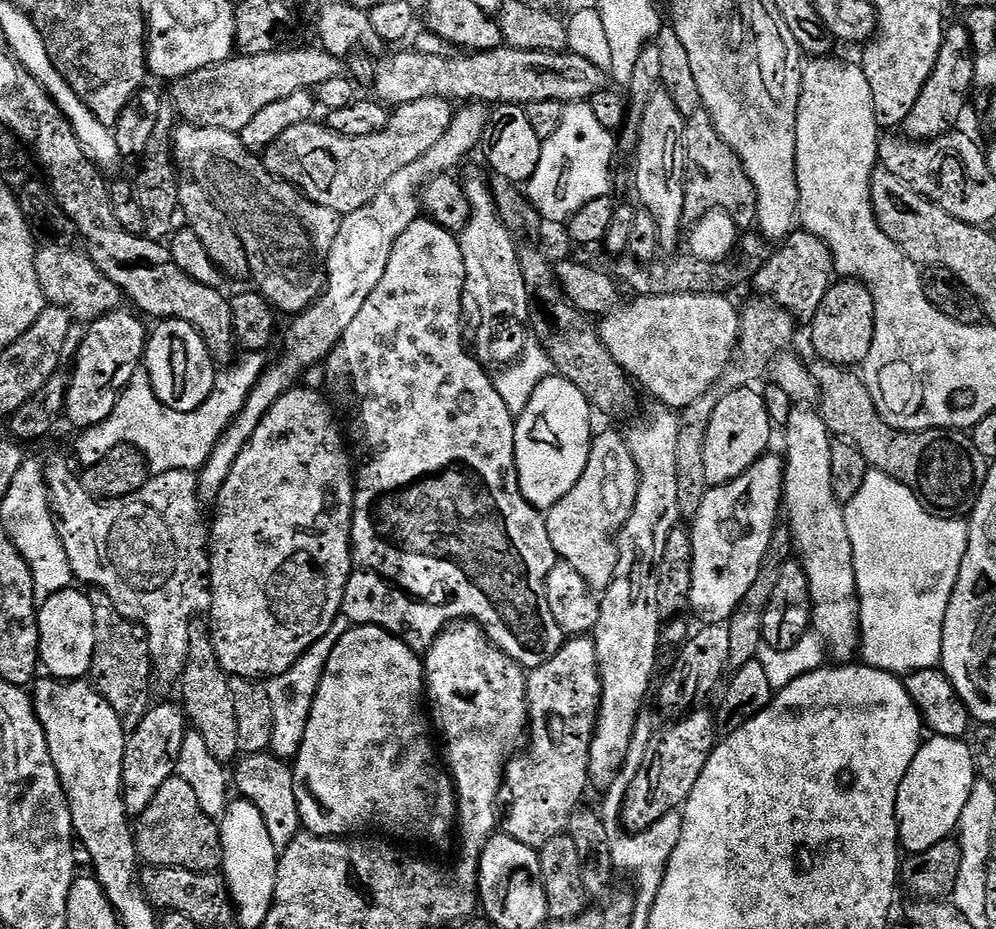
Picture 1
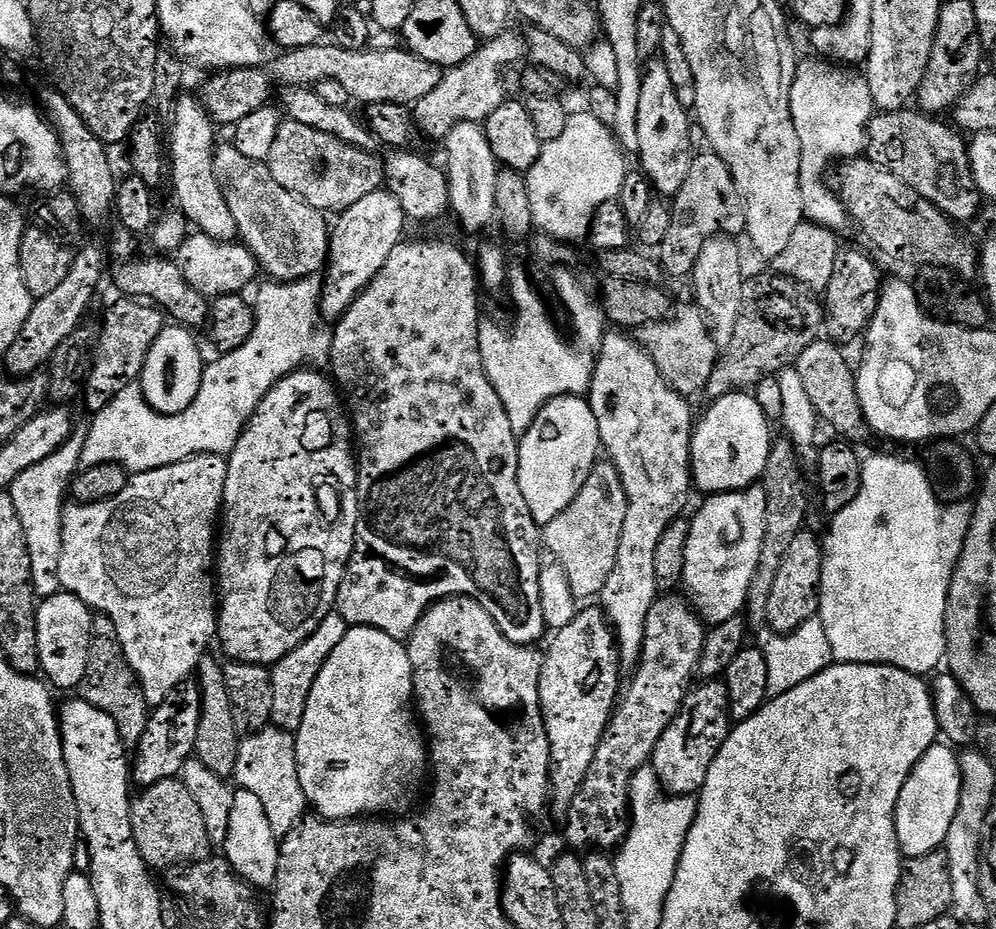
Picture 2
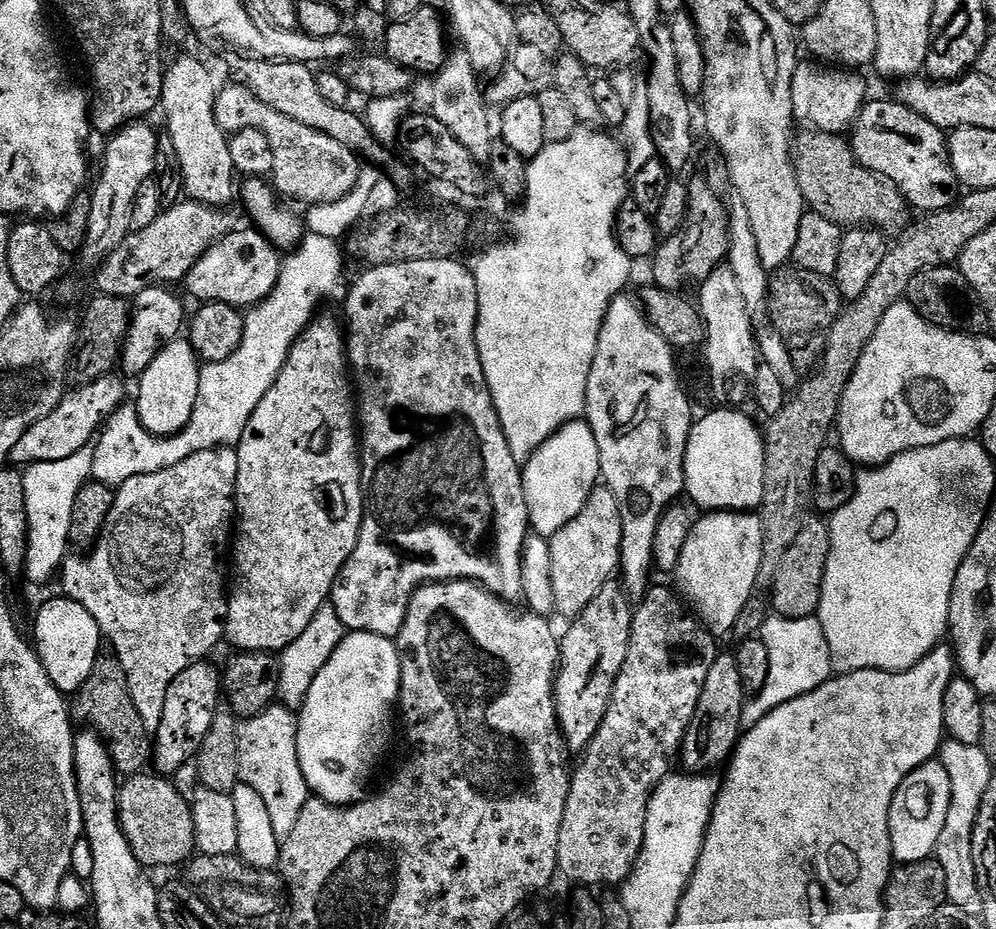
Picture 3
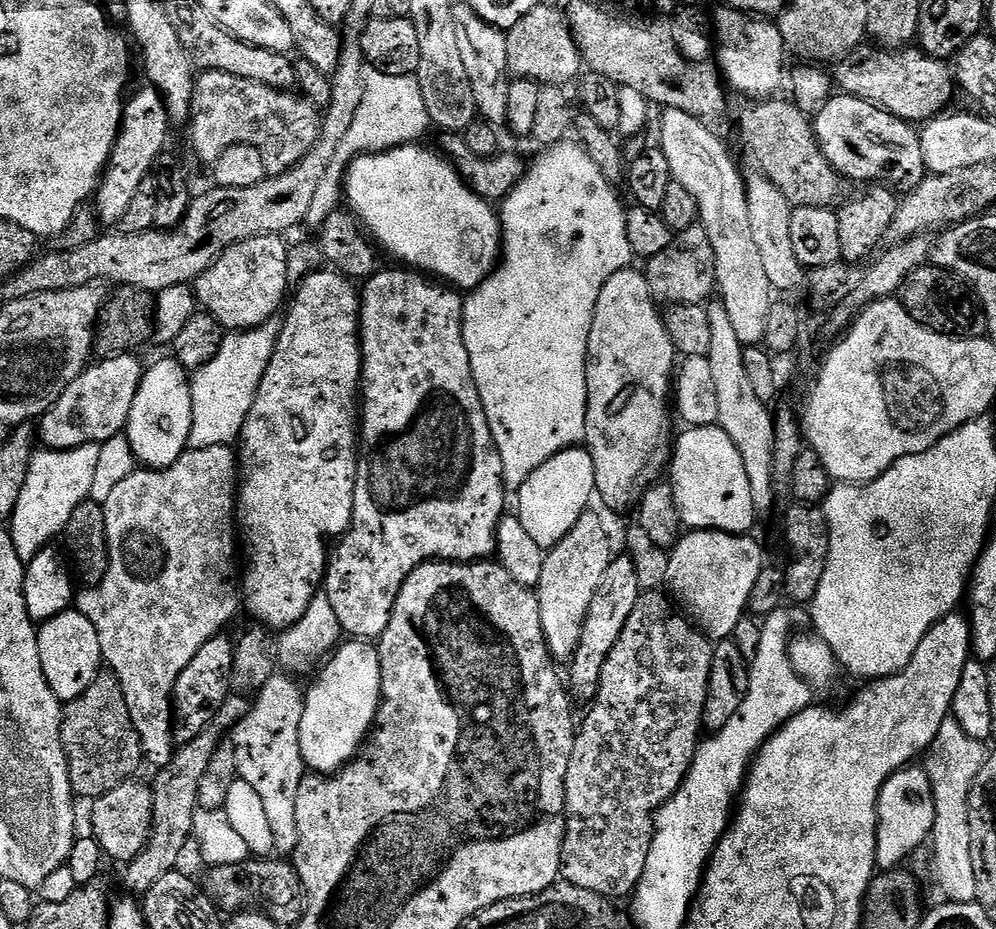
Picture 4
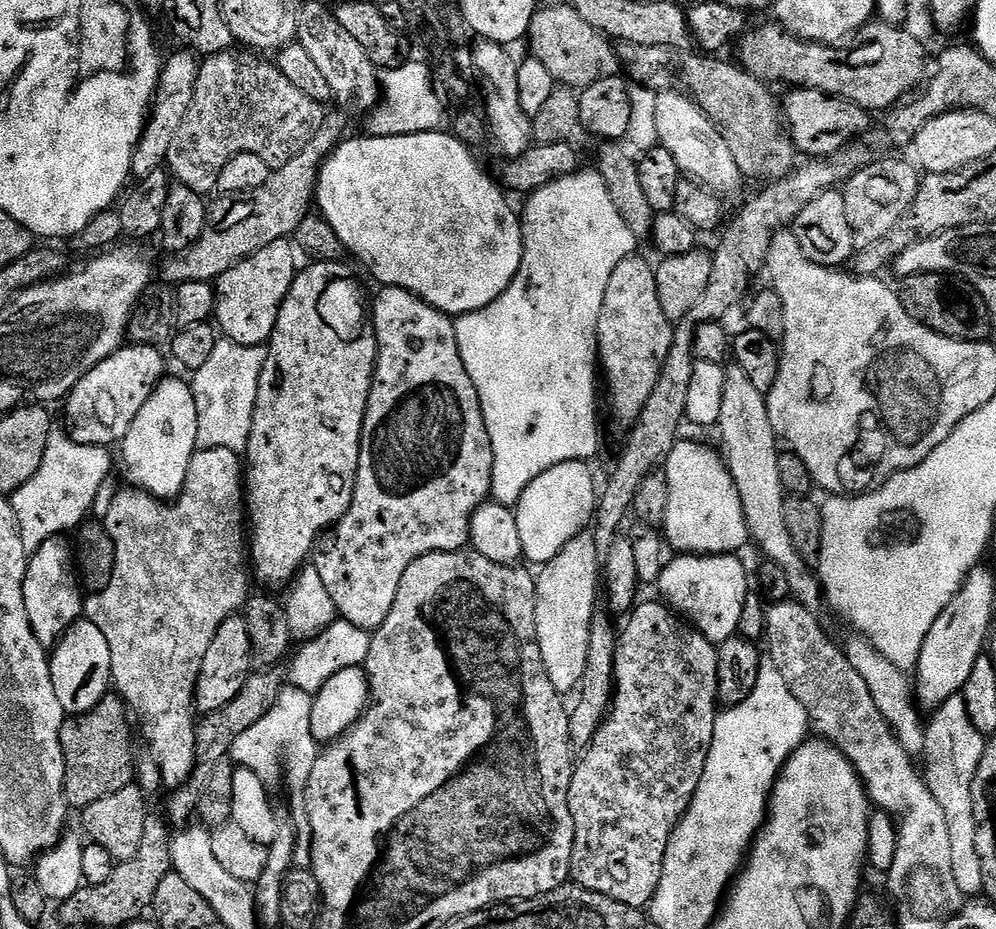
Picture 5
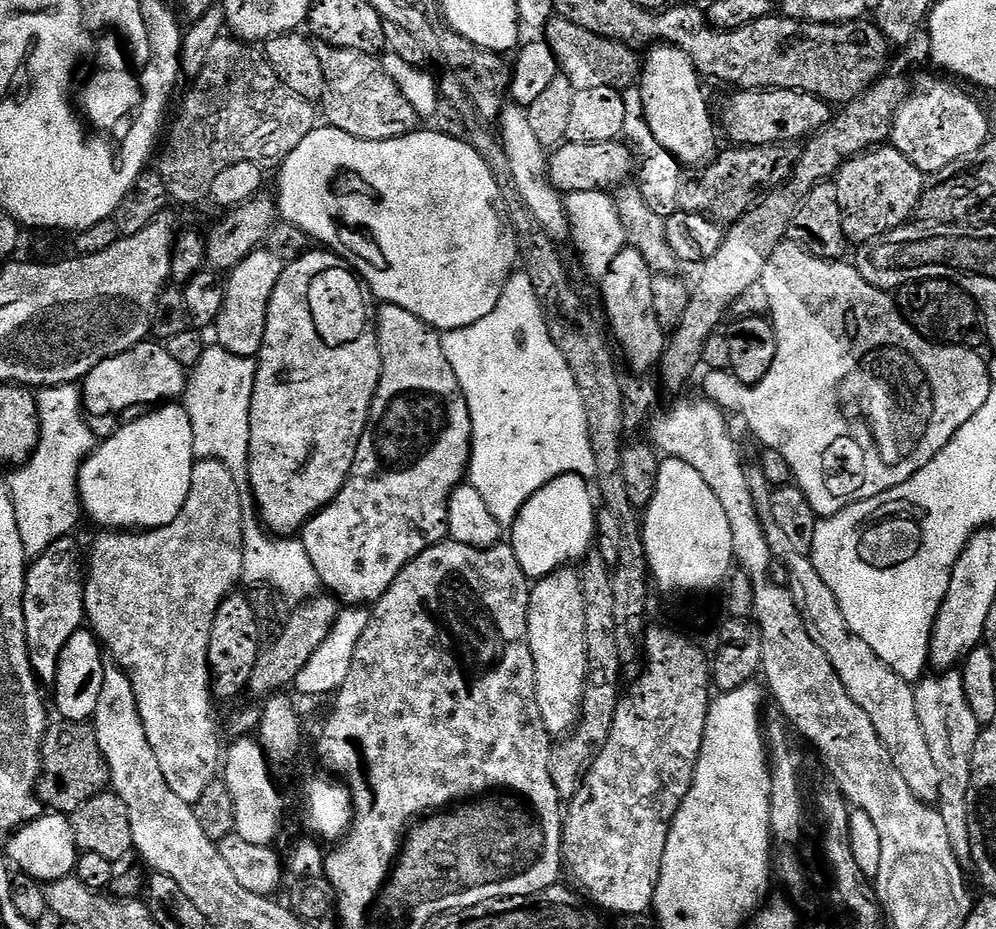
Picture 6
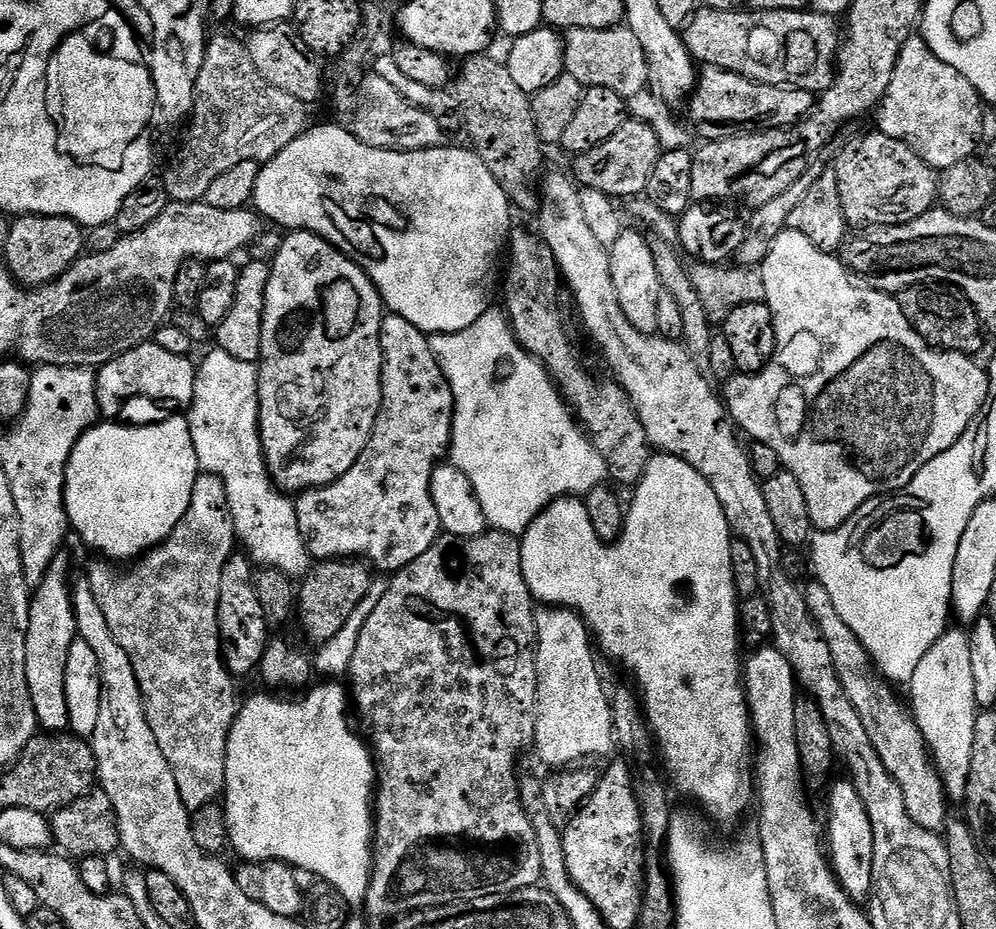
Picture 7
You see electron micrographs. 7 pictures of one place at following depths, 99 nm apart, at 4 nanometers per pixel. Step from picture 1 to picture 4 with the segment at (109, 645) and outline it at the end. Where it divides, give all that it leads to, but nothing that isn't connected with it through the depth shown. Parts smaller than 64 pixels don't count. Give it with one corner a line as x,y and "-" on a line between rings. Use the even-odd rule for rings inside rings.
110,670
101,671
95,682
77,700
63,705
62,746
68,759
70,782
77,797
95,798
133,779
145,763
138,730
130,718
126,698
118,678

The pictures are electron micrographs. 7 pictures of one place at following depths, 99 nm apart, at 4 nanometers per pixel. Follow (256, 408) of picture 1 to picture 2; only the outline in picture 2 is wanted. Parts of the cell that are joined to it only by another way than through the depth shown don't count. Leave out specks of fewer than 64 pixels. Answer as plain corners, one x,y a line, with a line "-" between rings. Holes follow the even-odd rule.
381,190
366,194
362,202
354,202
354,206
339,213
335,220
330,228
328,263
320,289
320,311
328,322
339,320
370,286
382,266
386,266
390,254
405,239
406,215
396,195
390,190

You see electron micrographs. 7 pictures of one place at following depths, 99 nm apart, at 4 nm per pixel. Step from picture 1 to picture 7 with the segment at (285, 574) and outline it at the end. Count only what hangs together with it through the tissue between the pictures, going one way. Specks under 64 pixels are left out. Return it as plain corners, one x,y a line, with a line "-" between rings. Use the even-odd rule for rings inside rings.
320,236
316,237
316,248
312,248
312,256
316,256
316,260
296,260
296,264
308,264
308,268
288,268
288,264
292,264
292,260
288,260
288,248
278,250
277,256
270,263
270,275
264,299
262,350
258,364
260,440
264,443
264,457
268,463
268,473
273,481
288,494
299,494
308,491
309,488
321,488
327,484
333,484
338,478
342,478
342,474
350,470
350,466
354,466
354,462
358,462
358,458
370,442
376,419
380,417
380,403
384,397
384,351
380,341
380,332
384,329
386,315
384,299
380,297
380,292
372,283
368,273
359,264
355,264
351,256
345,256
344,253
336,251

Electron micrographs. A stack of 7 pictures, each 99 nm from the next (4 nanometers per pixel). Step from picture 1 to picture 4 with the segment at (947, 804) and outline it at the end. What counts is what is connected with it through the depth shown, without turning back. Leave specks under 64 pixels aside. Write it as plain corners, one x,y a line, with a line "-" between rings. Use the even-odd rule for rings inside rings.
920,766
901,768
886,781
880,791
876,807
876,867
880,870
896,870
916,848
929,843
936,821
934,790
927,772

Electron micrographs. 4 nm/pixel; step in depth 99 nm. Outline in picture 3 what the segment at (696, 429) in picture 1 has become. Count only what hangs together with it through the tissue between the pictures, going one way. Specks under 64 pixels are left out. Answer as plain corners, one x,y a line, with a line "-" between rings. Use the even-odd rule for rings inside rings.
785,266
777,269
769,279
768,311
773,329
786,338
796,334
818,334
827,331
844,306
844,299
831,277
816,275
813,271
795,266
-
820,331
820,332
818,332

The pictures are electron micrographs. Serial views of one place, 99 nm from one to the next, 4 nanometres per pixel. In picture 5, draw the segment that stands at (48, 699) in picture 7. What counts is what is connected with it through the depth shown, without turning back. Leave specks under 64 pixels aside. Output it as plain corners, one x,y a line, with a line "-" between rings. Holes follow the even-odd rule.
53,538
42,542
31,553
28,569
24,575
24,605
30,630
39,644
55,645
65,630
81,619
82,589
77,583
73,567
73,549
64,538

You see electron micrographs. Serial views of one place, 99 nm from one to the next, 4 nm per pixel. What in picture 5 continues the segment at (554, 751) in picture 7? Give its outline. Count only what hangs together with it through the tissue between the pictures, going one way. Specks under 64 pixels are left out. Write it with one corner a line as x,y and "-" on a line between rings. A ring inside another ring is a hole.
581,534
579,536
575,536
575,538
570,542
566,542
566,546
562,546
562,550
559,552
559,554
557,554
555,558
549,560
547,564
543,565
543,567
539,569
540,576
538,572
538,575
535,577
536,609
534,610
534,627
536,630
536,645
538,646
538,650
540,651
540,661
544,664
544,672
550,678
552,685
556,687
557,693
571,693
576,683
578,682
578,678
582,677
582,672
584,671
584,669
586,669
587,646
590,643
590,628
592,617
597,613
598,610
598,607
596,607
596,588
598,592
598,587
602,578
601,566
602,560
599,556
598,549
593,542
593,537
588,534

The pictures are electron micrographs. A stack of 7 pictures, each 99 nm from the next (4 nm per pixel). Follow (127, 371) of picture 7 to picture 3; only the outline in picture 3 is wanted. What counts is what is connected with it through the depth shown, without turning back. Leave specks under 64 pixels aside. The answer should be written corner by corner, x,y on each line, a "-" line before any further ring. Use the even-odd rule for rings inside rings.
109,374
93,384
73,387
56,409
46,414
46,418
34,422
26,434
18,438
18,446
14,446
10,457
11,463
27,466
38,462
62,462
62,458
70,458
70,454
78,454
78,450
89,447
107,420
125,403
125,381
117,376

